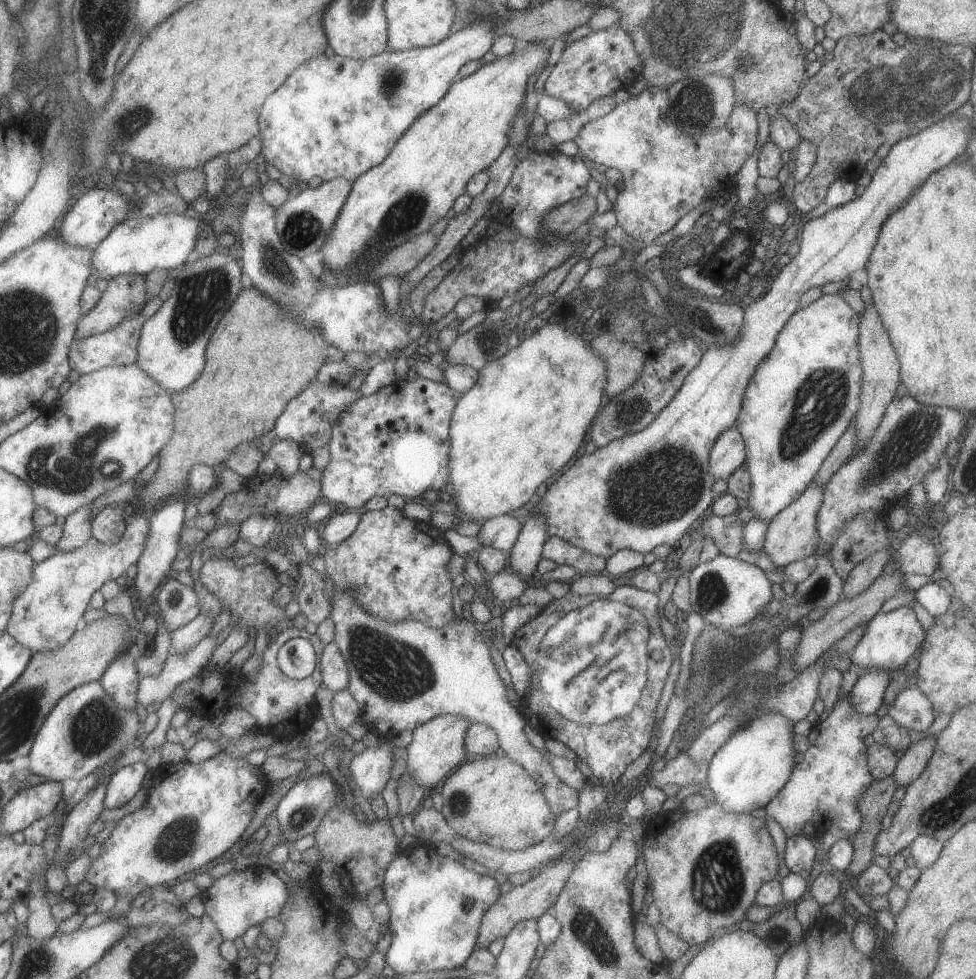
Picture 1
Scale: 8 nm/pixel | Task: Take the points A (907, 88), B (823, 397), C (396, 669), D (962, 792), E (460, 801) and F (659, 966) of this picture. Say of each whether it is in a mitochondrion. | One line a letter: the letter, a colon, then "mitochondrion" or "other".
A: mitochondrion
B: mitochondrion
C: mitochondrion
D: mitochondrion
E: mitochondrion
F: other

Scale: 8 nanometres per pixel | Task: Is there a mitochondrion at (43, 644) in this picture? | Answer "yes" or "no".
no

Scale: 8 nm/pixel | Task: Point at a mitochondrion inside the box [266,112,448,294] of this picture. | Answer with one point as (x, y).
(405, 215)

